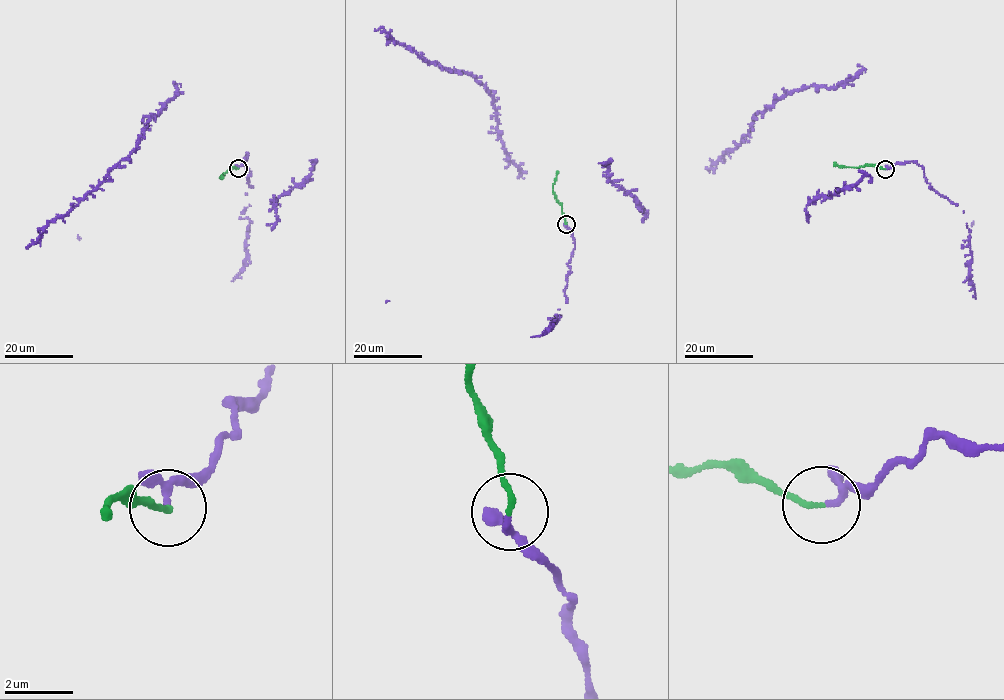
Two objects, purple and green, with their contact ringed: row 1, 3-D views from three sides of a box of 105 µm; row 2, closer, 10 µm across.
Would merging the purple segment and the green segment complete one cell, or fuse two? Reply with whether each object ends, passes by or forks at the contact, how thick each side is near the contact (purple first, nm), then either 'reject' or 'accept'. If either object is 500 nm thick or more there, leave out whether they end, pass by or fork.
purple passes by | green ends | 150/160 nm | accept

